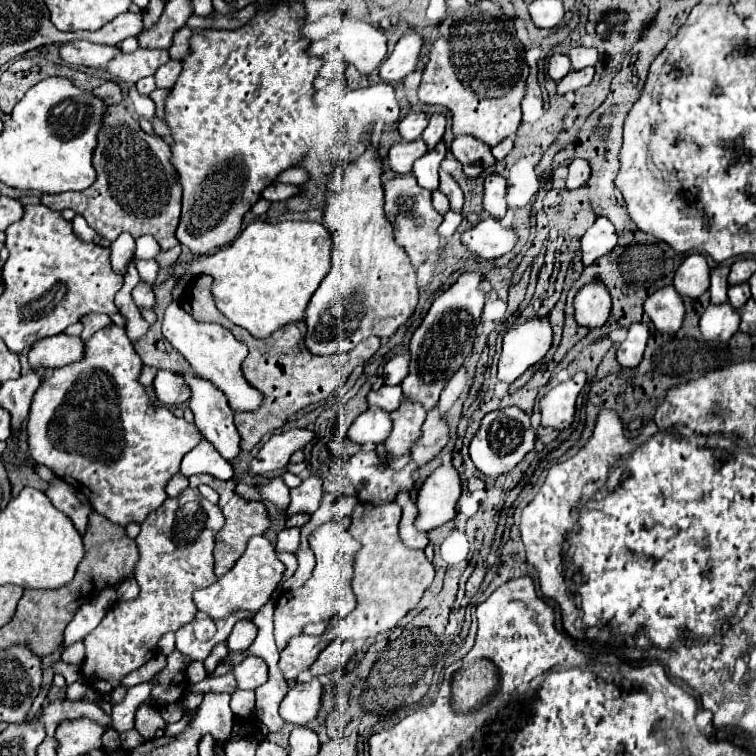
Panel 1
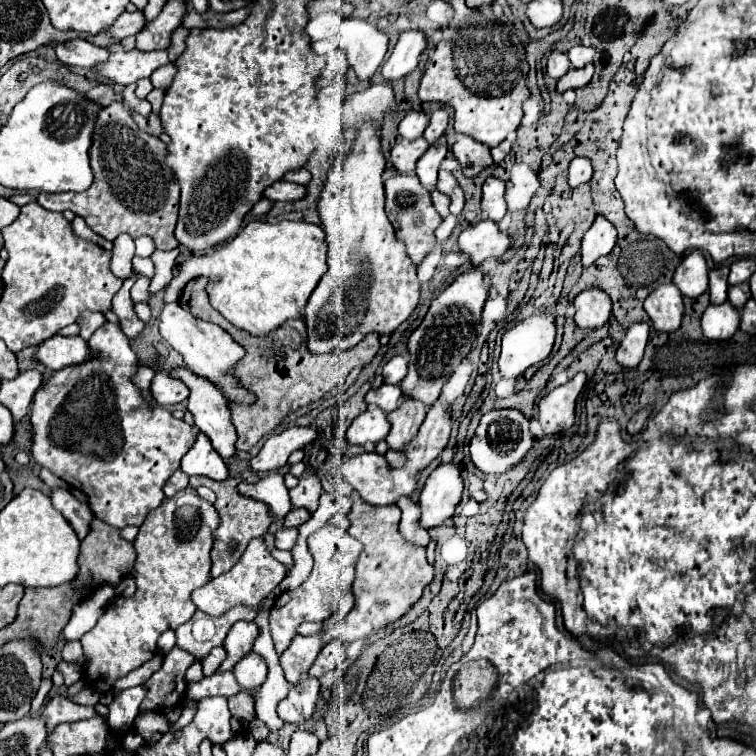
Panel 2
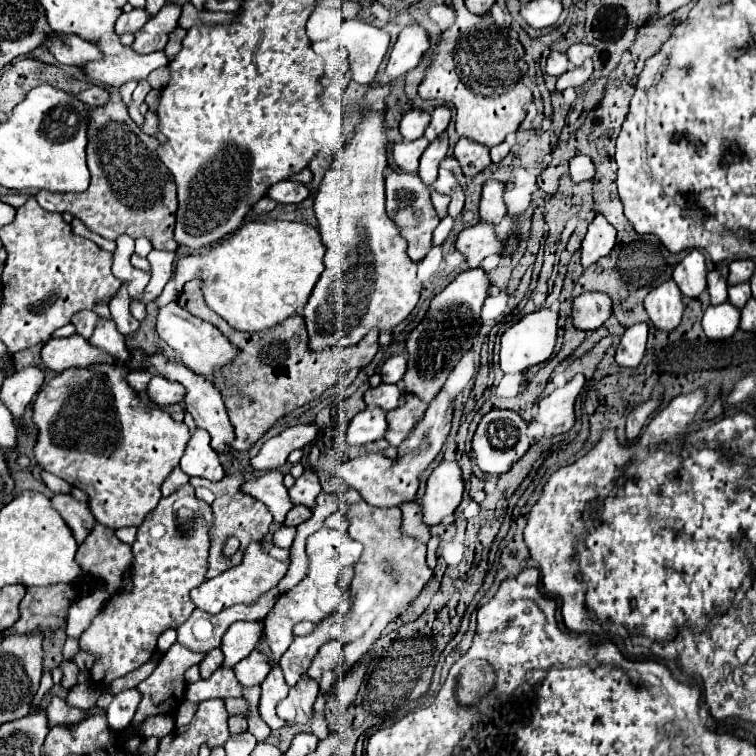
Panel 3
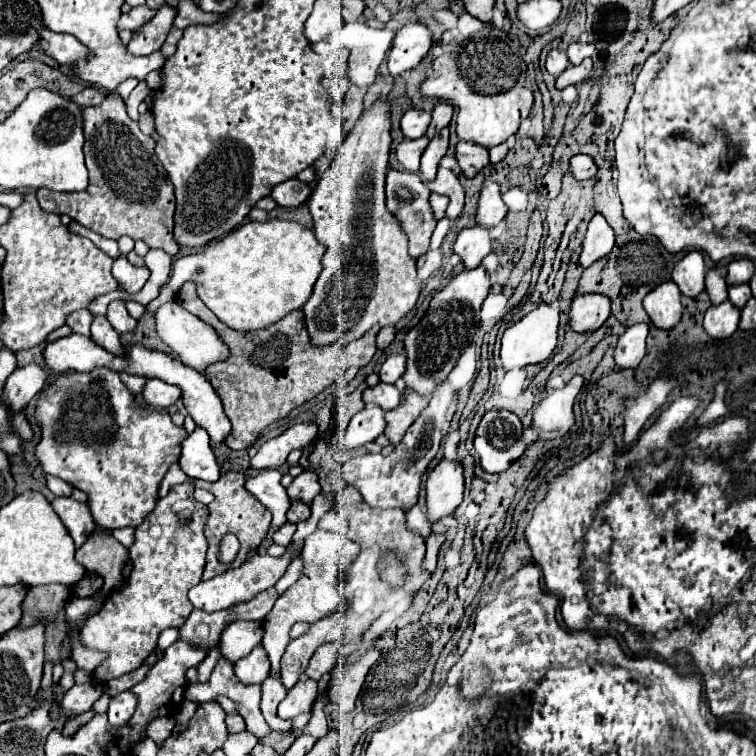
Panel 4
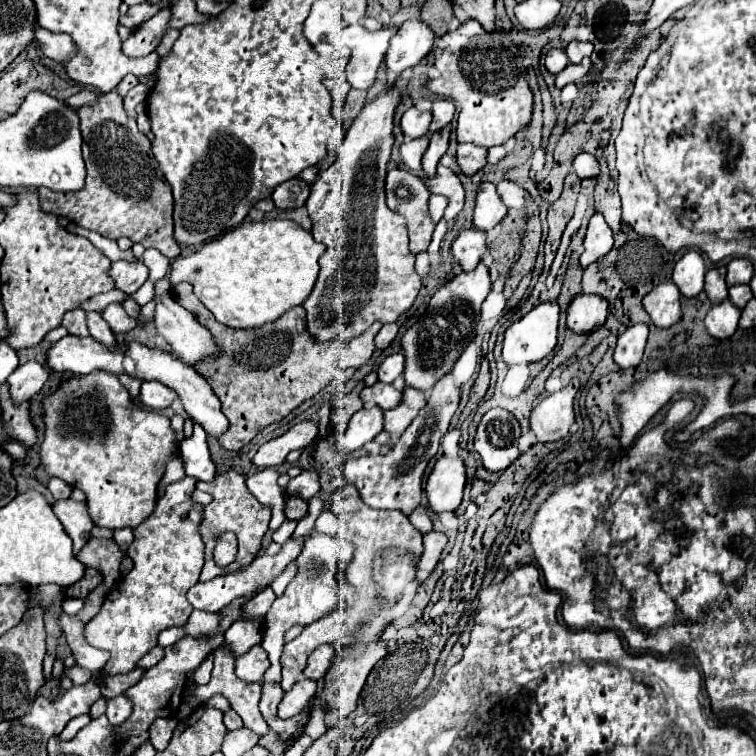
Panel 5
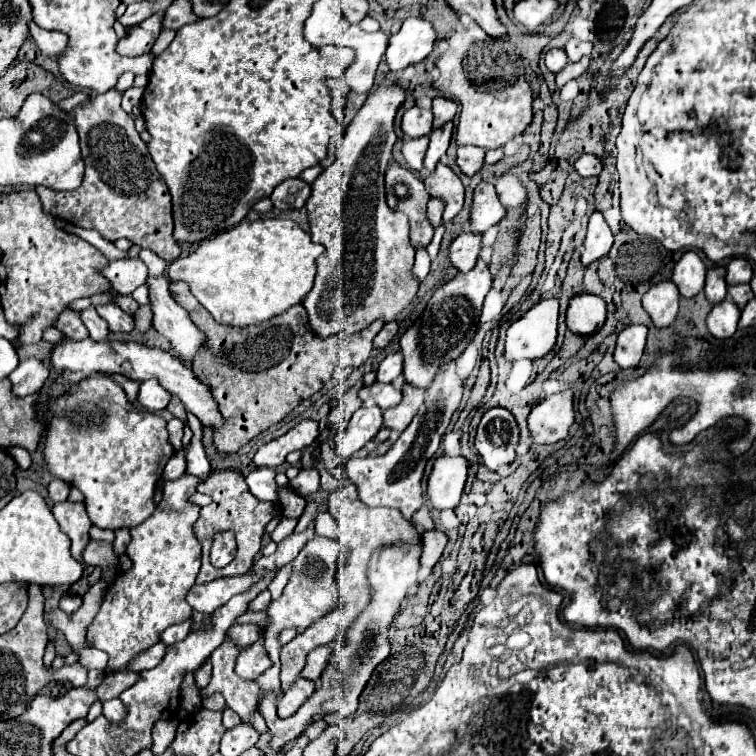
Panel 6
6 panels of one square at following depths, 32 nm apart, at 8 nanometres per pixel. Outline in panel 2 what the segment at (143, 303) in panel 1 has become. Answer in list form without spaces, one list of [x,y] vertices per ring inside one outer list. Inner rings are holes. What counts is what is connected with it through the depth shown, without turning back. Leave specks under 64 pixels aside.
[[[138,274],[138,280],[136,280],[136,284],[132,286],[132,290],[130,290],[132,300],[134,300],[134,302],[142,302],[142,304],[150,304],[152,294],[150,294],[148,286],[150,286],[148,278],[144,278],[144,276],[140,276],[140,274]]]

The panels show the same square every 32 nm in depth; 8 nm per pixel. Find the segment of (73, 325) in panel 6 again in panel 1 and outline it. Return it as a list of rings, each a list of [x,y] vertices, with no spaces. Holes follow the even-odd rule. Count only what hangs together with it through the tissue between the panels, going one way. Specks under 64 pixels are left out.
[[[86,314],[86,316],[82,318],[82,324],[84,324],[82,340],[88,340],[94,332],[110,326],[112,320],[110,320],[110,316],[106,316],[106,314]]]

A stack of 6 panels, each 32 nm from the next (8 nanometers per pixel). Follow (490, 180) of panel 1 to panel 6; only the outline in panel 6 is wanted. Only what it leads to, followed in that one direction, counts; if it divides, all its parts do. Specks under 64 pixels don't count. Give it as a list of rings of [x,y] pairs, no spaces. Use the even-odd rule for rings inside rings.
[[[480,182],[474,190],[474,204],[470,216],[470,230],[484,232],[498,224],[506,216],[506,208],[502,206],[494,184]]]

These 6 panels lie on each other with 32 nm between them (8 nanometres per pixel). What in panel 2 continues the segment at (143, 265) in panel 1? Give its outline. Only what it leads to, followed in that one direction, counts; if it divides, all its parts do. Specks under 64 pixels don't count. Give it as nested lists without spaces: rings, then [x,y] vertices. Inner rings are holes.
[[[134,256],[132,264],[134,264],[134,268],[136,268],[138,272],[142,272],[148,280],[154,278],[154,262],[152,262],[150,258],[138,258],[138,256]]]

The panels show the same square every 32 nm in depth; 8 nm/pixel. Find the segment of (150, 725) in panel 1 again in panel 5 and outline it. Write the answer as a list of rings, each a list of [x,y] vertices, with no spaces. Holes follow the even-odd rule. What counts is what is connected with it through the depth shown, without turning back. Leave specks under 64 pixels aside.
[[[158,718],[154,720],[154,724],[150,726],[150,740],[154,744],[154,748],[160,752],[164,750],[164,746],[168,744],[168,740],[172,738],[172,730],[178,724],[176,718]]]

